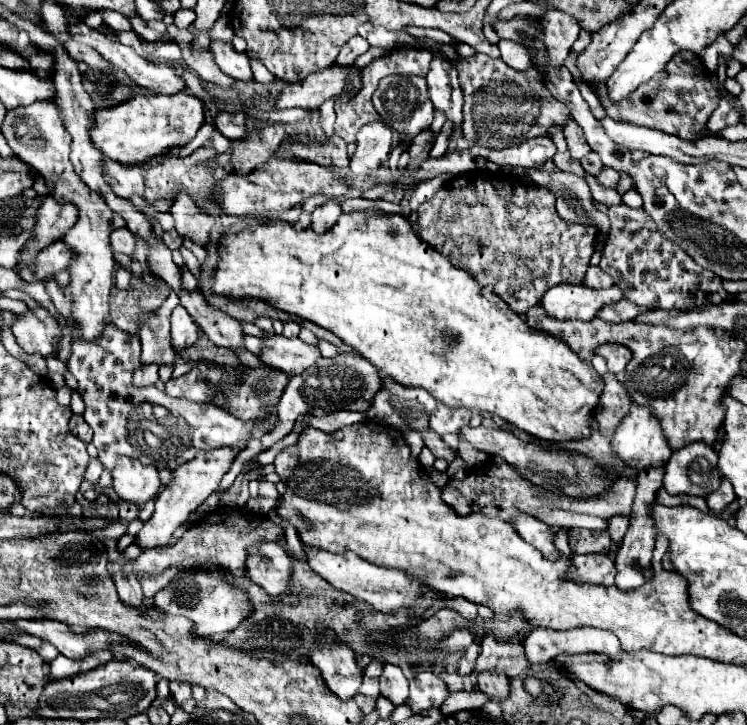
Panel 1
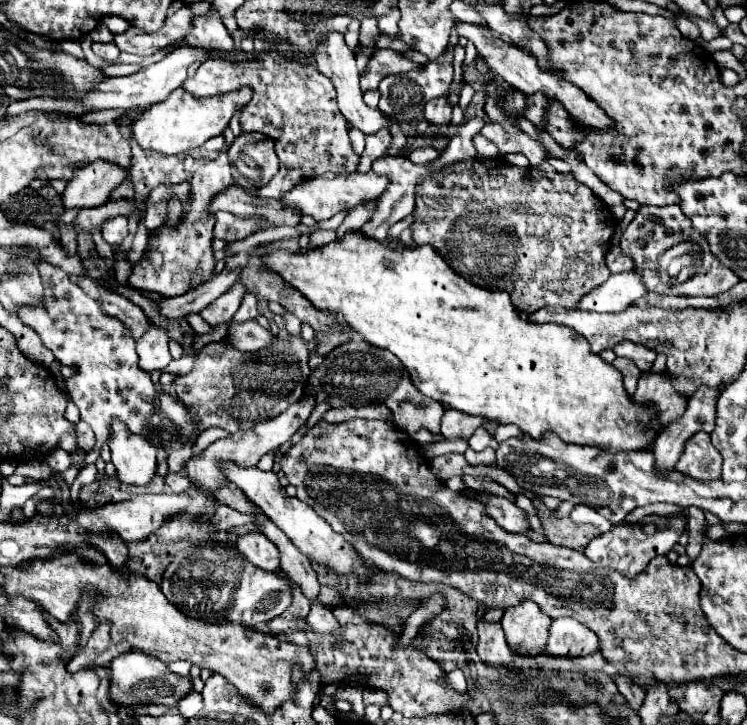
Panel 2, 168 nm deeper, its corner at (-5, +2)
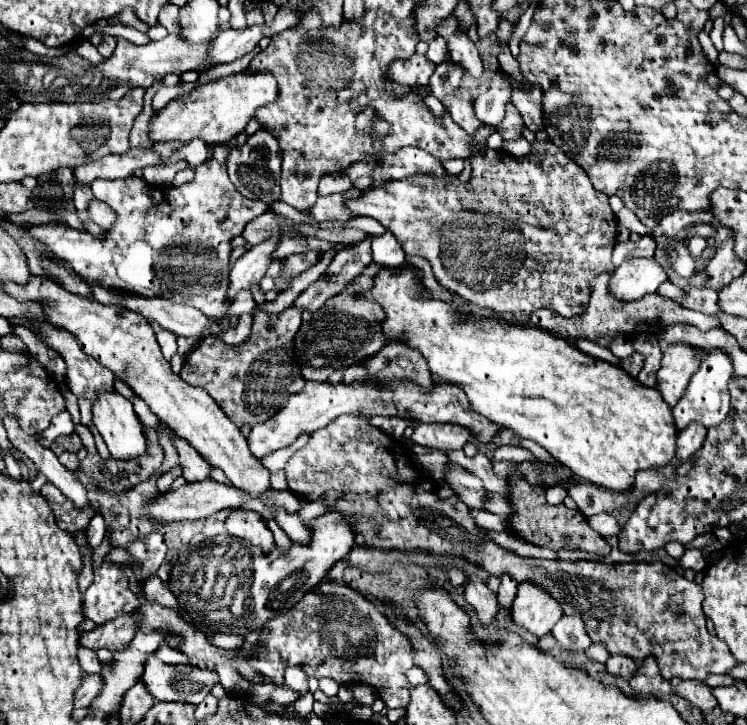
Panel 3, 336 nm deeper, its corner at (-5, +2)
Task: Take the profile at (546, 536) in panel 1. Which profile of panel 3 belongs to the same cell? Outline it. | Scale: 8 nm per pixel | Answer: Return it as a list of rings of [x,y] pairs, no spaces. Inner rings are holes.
[[[449,462],[449,470],[445,474],[445,482],[455,490],[455,494],[459,498],[463,498],[463,502],[469,508],[483,510],[487,490],[481,486],[481,480],[477,476],[473,476],[467,470],[463,470],[459,464]]]

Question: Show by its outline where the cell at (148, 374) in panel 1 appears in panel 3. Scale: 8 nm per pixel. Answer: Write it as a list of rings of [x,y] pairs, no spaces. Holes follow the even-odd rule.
[[[149,322],[149,324],[151,324],[151,328],[153,328],[155,336],[157,336],[157,342],[161,346],[161,352],[163,352],[165,360],[171,360],[171,356],[177,352],[177,336],[167,332],[167,330],[163,330],[157,322]]]

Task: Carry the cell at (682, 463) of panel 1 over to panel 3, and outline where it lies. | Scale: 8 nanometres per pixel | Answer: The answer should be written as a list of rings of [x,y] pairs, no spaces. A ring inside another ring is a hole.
[[[691,422],[691,426],[687,426],[683,432],[679,432],[675,460],[679,464],[687,462],[695,452],[701,450],[701,446],[705,442],[705,436],[707,436],[707,428],[705,426],[699,426],[697,422]]]

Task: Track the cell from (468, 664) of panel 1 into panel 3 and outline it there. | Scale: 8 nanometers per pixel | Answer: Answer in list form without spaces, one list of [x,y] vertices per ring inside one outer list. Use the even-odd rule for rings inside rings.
[[[414,666],[411,670],[407,671],[407,679],[412,686],[427,684],[429,681],[426,673],[417,666]]]

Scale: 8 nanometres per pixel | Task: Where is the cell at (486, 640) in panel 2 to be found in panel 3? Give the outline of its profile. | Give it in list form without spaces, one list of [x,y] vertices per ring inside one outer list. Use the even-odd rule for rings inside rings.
[[[477,578],[465,582],[463,588],[465,588],[465,600],[473,606],[479,622],[483,626],[491,626],[497,620],[497,610],[499,610],[495,594]]]

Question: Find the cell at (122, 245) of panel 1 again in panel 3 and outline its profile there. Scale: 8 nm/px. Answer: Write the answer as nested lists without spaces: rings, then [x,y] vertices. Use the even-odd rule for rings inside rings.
[[[91,200],[91,204],[89,204],[89,214],[91,214],[91,220],[95,222],[95,224],[99,224],[103,230],[109,230],[115,222],[117,222],[117,214],[115,214],[115,210],[111,210],[107,204],[103,204],[103,202],[99,202],[99,200]]]

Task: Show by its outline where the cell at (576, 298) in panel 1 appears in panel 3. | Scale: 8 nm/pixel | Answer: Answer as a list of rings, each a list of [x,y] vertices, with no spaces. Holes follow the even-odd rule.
[[[653,258],[627,260],[613,272],[609,280],[609,294],[619,302],[633,302],[645,294],[657,292],[665,280],[665,270]]]

